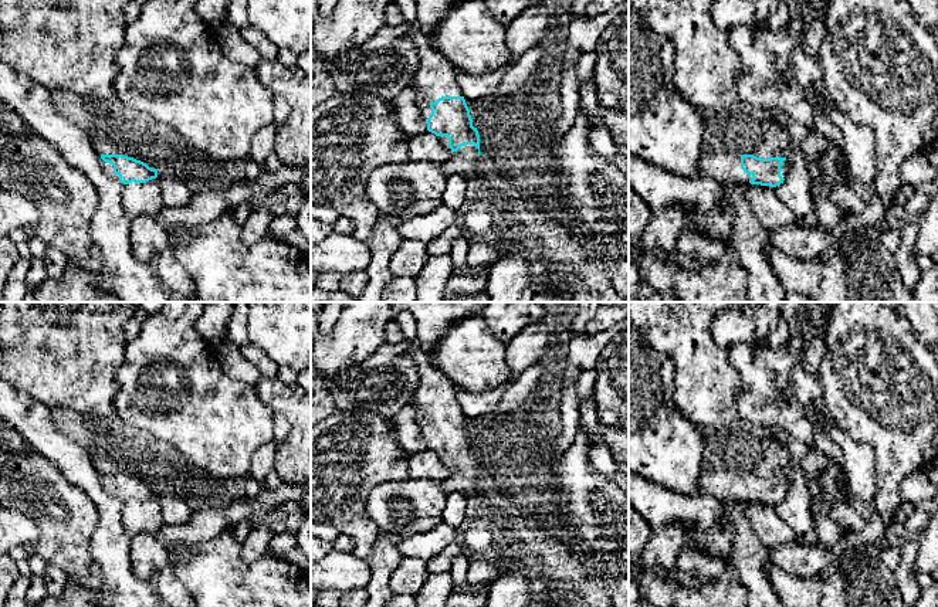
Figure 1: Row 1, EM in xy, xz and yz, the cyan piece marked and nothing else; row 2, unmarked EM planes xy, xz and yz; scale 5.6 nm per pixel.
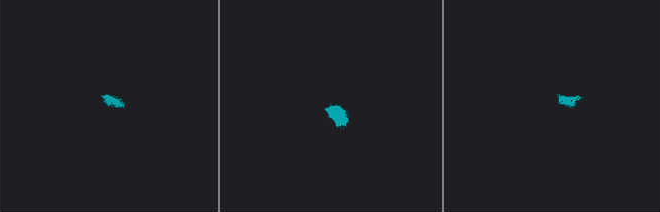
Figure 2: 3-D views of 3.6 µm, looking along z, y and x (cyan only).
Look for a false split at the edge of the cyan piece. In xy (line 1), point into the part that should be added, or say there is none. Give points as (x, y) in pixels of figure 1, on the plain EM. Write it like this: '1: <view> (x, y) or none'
1: xy (108, 487)

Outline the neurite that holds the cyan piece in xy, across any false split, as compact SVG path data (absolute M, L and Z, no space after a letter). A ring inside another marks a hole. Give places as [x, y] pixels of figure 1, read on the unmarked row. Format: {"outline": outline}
{"outline": "M101 472L101 485L104 491L123 502L146 501L158 495L158 488L146 481L123 472Z"}

